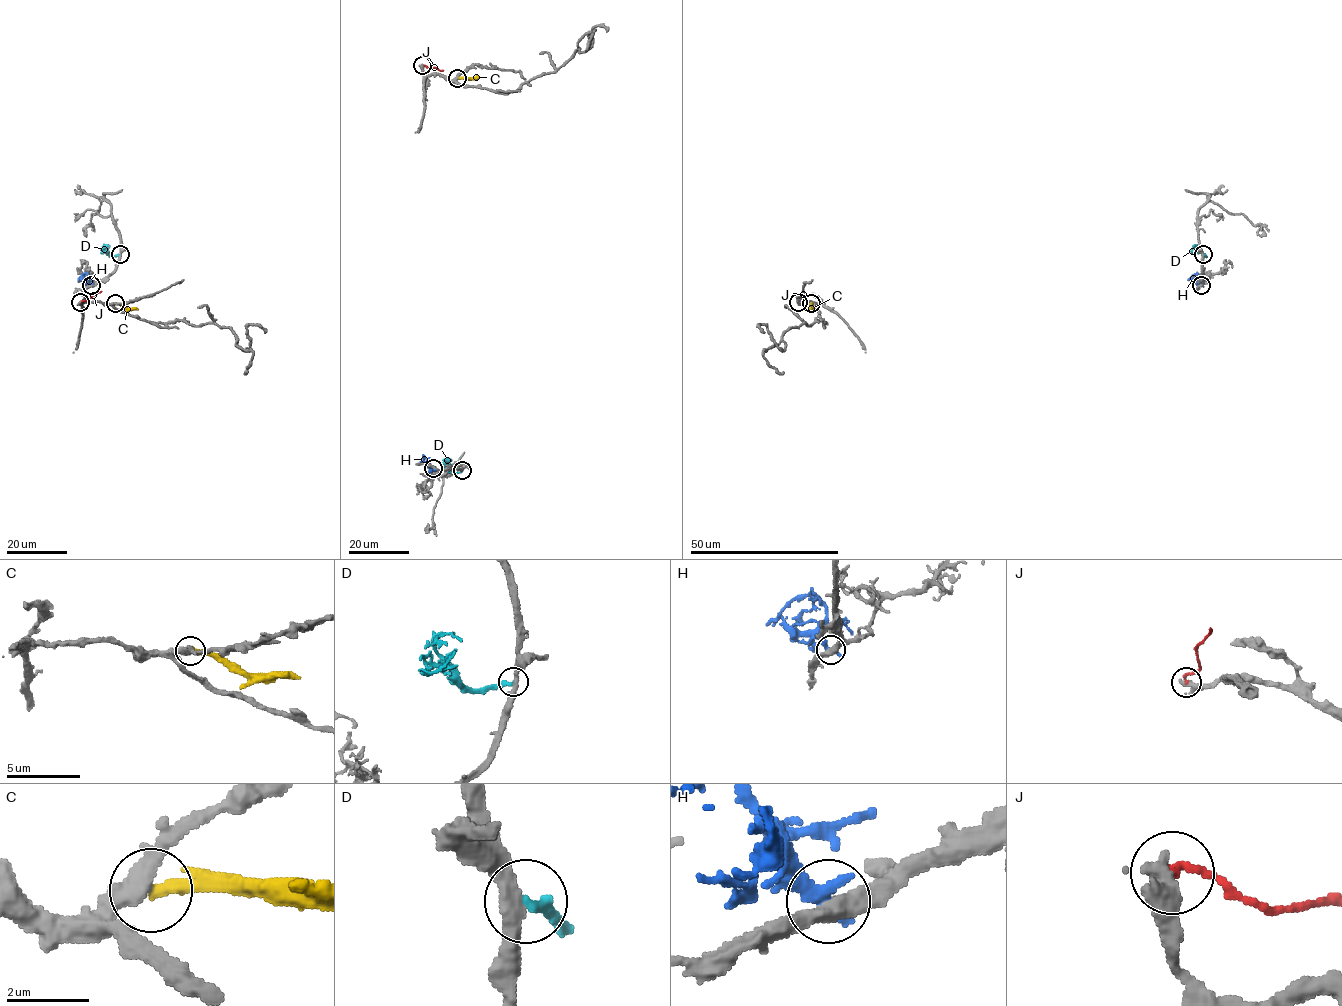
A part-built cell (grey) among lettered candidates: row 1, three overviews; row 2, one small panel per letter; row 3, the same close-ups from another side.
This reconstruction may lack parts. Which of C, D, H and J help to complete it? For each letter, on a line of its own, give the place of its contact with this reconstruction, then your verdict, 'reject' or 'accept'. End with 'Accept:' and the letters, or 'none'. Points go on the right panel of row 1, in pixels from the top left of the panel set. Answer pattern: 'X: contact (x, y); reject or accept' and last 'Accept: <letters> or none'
C: contact (811, 303); reject
D: contact (1203, 254); accept
H: contact (1201, 285); reject
J: contact (798, 302); reject
Accept: D

